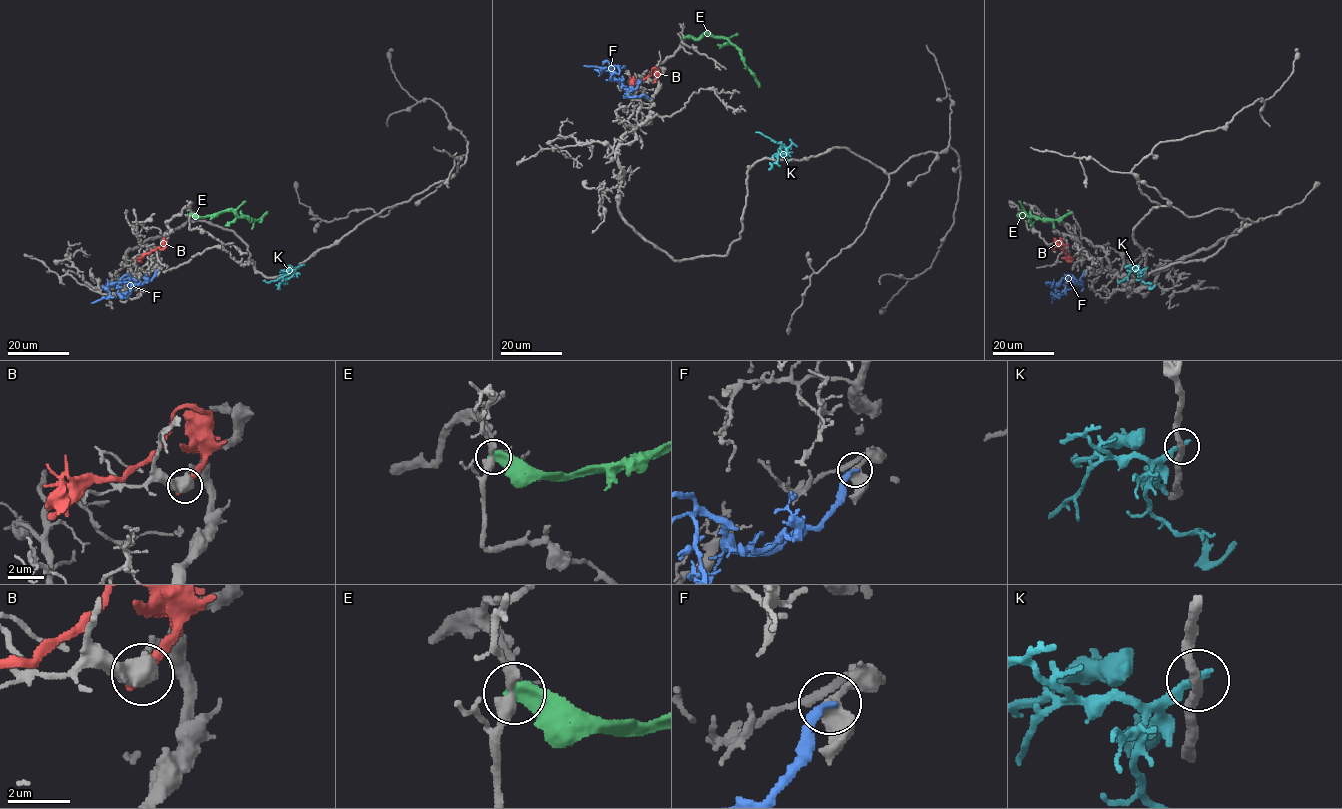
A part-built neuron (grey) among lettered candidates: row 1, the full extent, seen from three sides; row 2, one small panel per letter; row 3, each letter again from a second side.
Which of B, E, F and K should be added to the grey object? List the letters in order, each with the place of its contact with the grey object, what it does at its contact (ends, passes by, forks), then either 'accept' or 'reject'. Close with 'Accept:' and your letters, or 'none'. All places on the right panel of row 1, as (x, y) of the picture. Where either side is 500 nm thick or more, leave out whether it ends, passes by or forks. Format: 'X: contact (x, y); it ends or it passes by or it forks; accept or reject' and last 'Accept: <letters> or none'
B: contact (1067, 245); it ends; reject
E: contact (1023, 214); reject
F: contact (1084, 270); it ends; reject
K: contact (1146, 268); it ends; reject
Accept: none

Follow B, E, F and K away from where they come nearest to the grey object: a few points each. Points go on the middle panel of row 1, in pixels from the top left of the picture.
B: (654, 81), (657, 77), (655, 68), (632, 86)
E: (683, 38), (701, 39), (705, 35), (726, 38), (739, 51), (744, 65), (760, 87)
F: (649, 98), (642, 94), (629, 97), (627, 90), (608, 70), (583, 65)
K: (786, 160), (787, 150), (783, 144), (756, 132)

